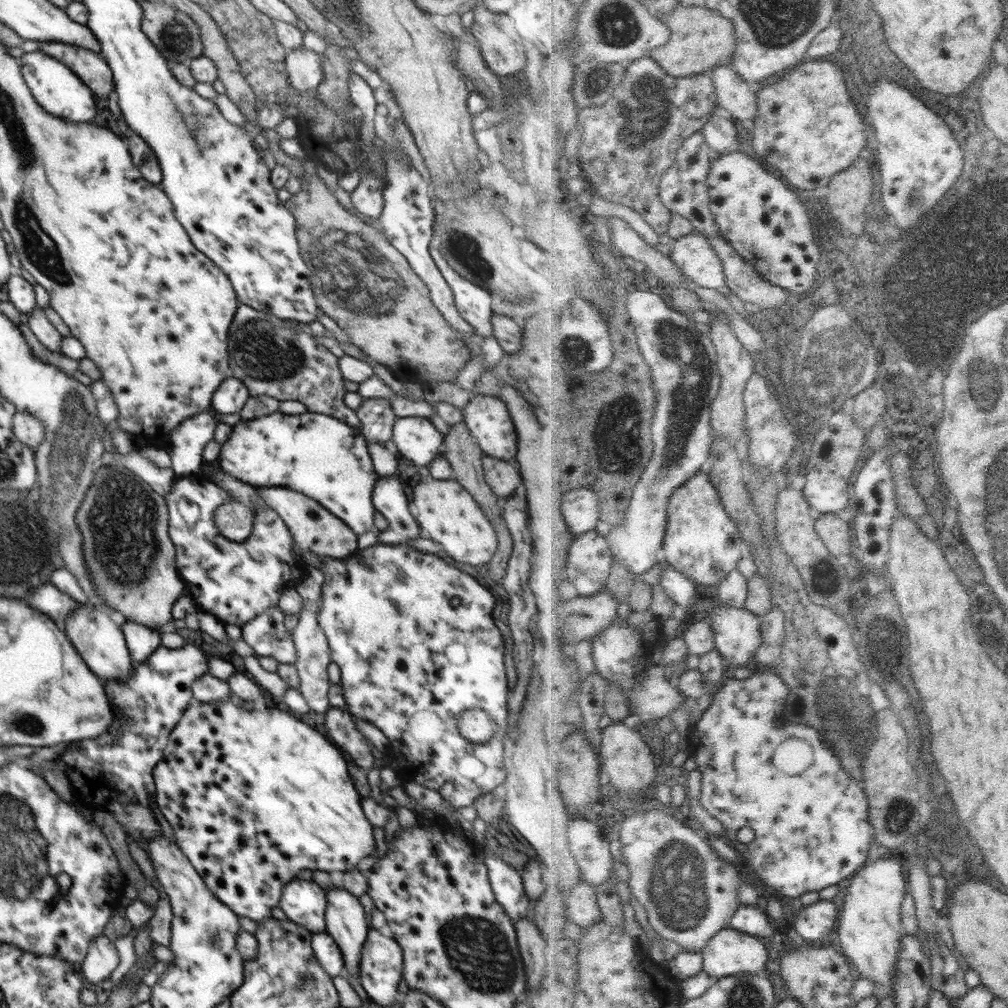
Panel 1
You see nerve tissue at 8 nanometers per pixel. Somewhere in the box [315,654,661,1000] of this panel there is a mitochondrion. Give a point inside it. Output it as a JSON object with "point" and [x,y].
{"point":[478,950]}

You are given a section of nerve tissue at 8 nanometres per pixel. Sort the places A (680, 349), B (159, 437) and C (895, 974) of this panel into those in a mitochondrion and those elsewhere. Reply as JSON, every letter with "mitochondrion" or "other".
{"A":"mitochondrion","B":"other","C":"other"}

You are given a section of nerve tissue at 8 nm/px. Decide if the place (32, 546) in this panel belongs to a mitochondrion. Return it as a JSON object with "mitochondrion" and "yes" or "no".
{"mitochondrion":"yes"}

